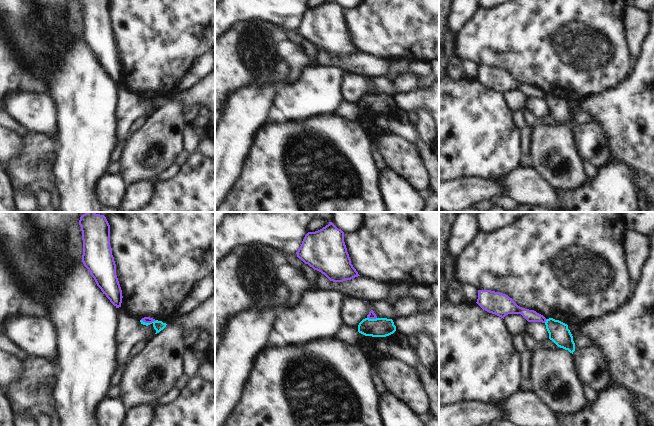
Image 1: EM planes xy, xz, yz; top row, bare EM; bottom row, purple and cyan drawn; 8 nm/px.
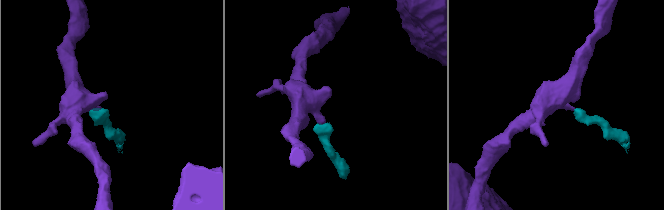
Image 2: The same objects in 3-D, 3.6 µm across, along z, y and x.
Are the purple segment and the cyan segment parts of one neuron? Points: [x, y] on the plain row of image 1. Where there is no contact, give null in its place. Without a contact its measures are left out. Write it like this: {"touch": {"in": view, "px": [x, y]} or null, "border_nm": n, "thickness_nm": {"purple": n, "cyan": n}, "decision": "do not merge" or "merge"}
{"touch": {"in": "xy", "px": [149, 98]}, "border_nm": 130, "thickness_nm": {"purple": 50, "cyan": 80}, "decision": "do not merge"}

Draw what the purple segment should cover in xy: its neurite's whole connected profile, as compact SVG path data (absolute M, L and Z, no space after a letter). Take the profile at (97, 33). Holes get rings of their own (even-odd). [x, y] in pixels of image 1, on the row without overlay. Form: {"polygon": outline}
{"polygon": "M79 1L83 16L82 38L103 70L116 84L119 84L123 72L110 22L110 1Z"}

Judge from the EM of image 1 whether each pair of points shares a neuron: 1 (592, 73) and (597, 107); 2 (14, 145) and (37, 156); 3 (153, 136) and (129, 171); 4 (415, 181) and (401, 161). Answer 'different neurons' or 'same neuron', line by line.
1: different neurons
2: different neurons
3: same neuron
4: same neuron

